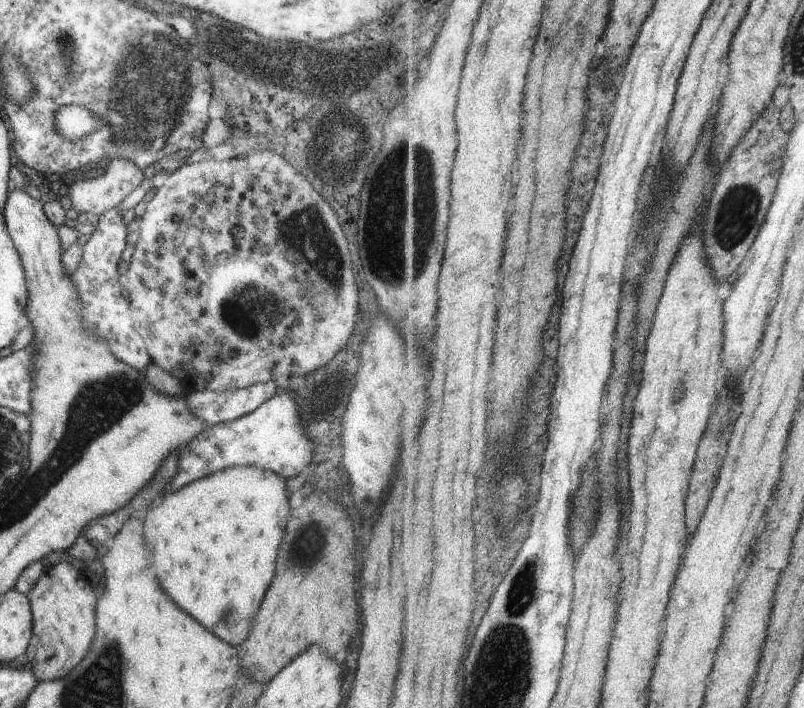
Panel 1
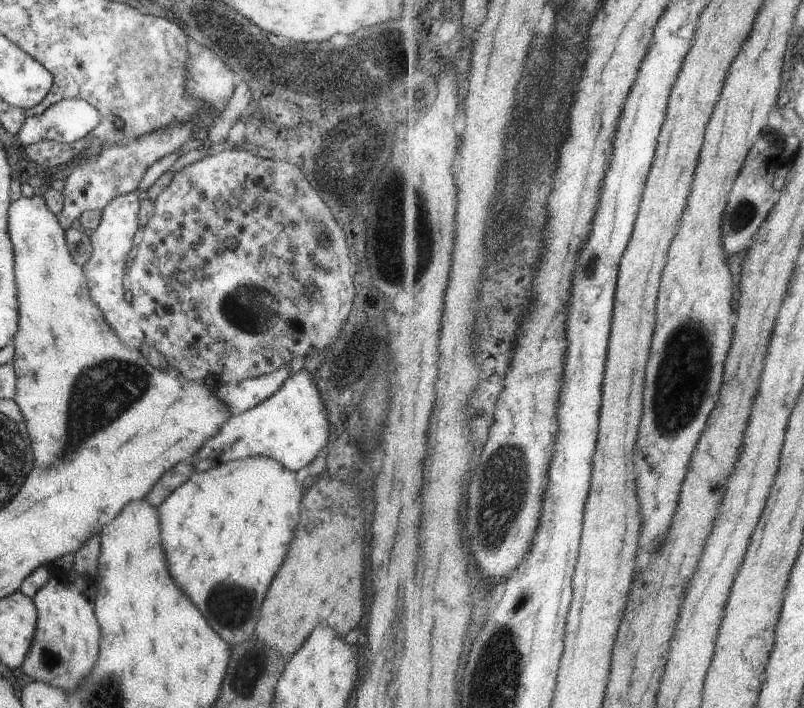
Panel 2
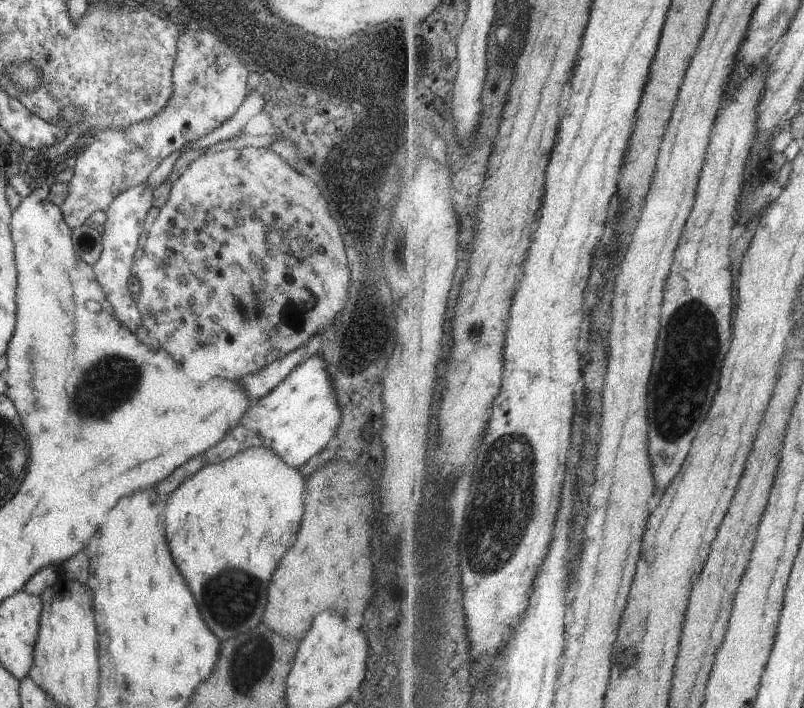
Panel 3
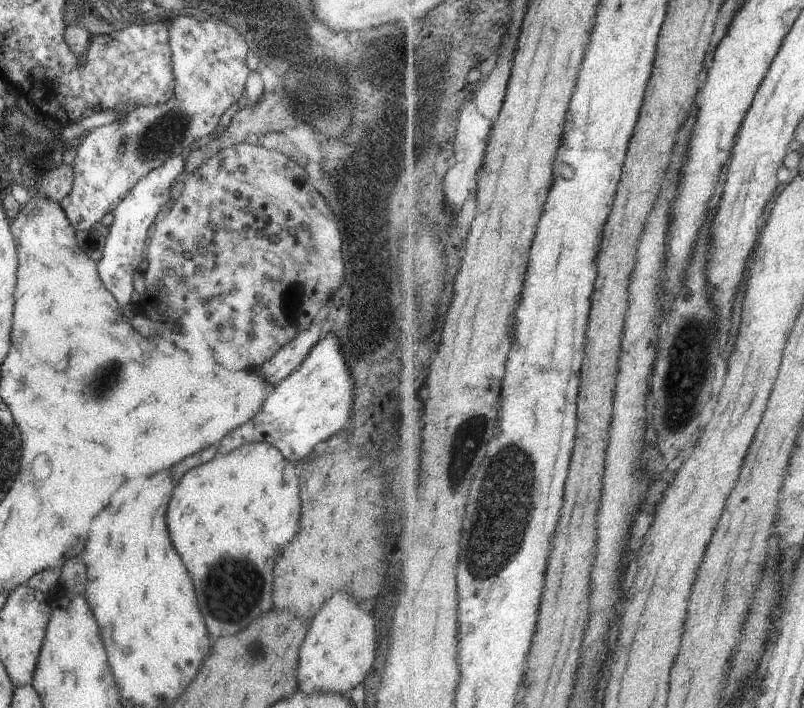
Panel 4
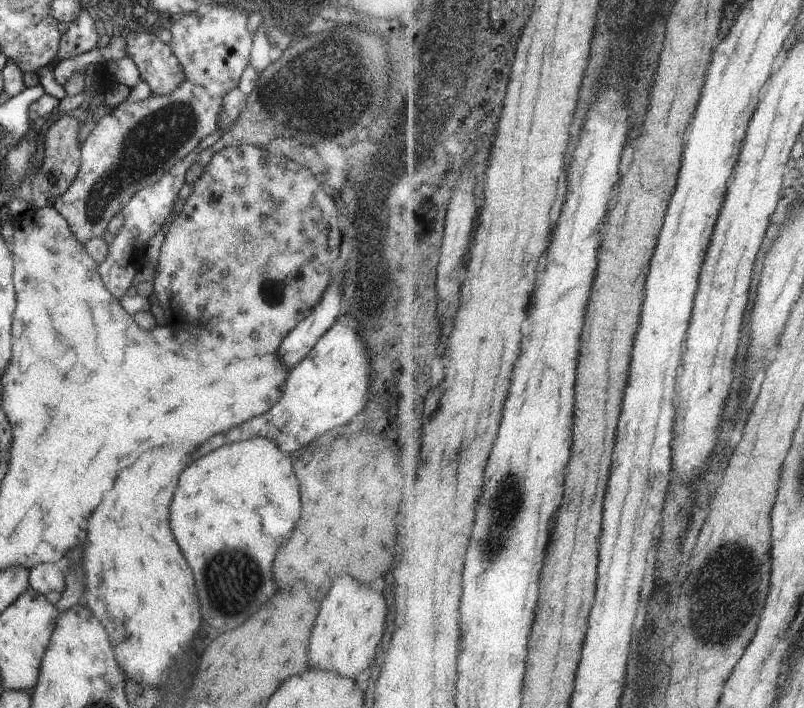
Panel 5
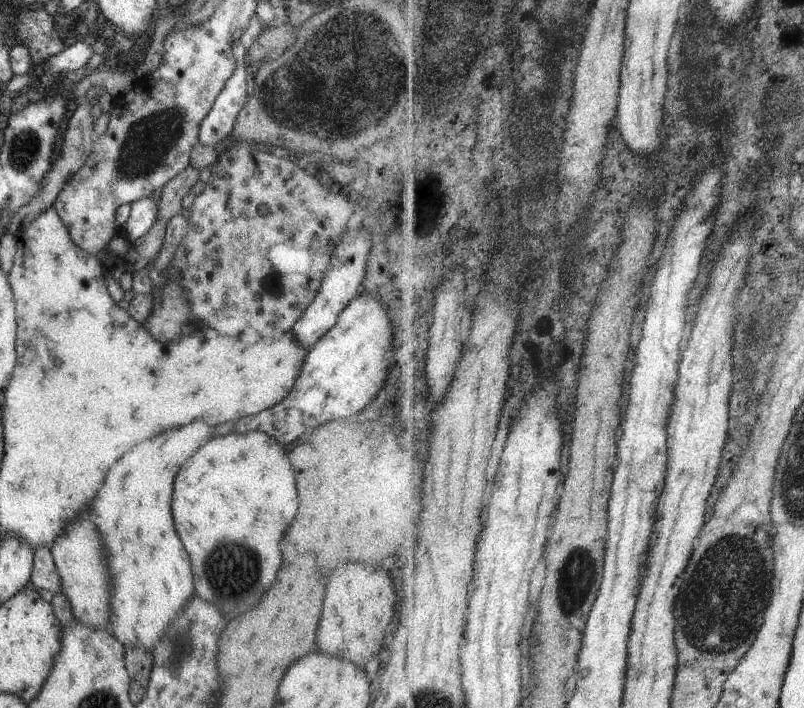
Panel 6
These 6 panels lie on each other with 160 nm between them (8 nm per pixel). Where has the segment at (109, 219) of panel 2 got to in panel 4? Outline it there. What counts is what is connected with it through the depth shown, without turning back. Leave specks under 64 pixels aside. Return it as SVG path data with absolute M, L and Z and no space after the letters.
M175 153L165 160L161 166L147 172L134 186L130 192L116 205L111 212L113 222L108 227L109 234L104 240L104 250L101 259L96 263L96 272L103 287L115 298L122 313L130 318L134 312L128 310L131 304L131 292L133 276L142 261L144 241L149 236L149 231L157 220L158 215L168 206L171 201L169 186L173 178L183 171L183 155Z

